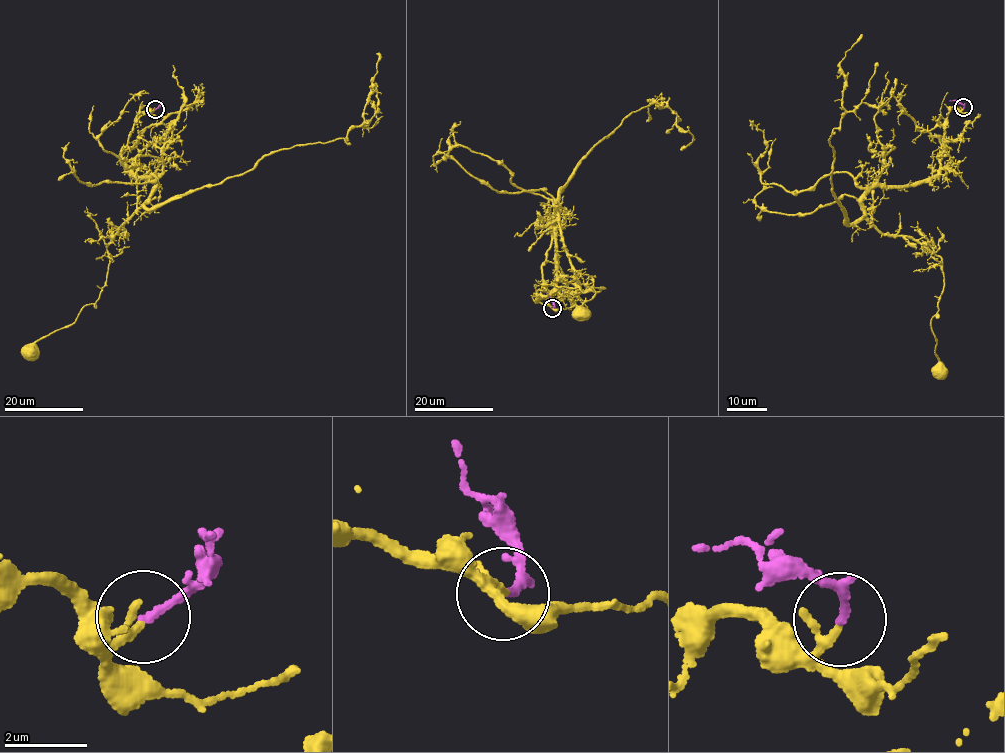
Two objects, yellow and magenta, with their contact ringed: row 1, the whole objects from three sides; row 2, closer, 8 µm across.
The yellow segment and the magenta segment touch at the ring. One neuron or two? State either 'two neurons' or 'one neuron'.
one neuron

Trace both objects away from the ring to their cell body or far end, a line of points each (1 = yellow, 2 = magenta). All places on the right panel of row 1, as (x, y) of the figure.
1: (963, 108), (949, 112), (940, 169), (862, 198), (883, 233), (942, 258), (930, 321), (941, 372)
2: (963, 107), (949, 100)

